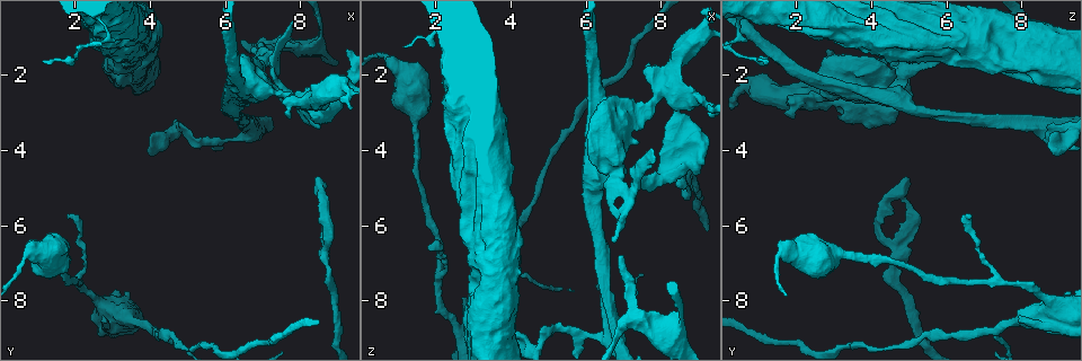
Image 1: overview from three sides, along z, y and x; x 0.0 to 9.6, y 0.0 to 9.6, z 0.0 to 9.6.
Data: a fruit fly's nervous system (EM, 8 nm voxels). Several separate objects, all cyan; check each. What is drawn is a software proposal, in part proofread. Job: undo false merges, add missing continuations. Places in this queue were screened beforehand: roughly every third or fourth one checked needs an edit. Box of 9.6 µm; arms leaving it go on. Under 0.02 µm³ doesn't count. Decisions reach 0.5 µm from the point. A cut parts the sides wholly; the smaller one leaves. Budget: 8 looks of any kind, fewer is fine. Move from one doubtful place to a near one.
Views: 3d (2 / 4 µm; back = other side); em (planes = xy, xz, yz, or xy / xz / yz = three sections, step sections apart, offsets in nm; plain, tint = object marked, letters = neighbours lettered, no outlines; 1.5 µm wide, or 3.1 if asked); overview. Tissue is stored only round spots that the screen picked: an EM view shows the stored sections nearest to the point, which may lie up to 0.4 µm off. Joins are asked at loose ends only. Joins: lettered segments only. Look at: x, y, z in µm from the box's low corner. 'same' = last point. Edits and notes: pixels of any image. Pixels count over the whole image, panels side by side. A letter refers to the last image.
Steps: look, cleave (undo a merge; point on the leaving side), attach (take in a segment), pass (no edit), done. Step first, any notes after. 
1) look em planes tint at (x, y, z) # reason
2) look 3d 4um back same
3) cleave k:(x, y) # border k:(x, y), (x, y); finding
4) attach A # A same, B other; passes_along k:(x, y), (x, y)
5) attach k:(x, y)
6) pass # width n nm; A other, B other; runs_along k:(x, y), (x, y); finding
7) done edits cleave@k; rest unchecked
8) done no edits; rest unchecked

look em yz step 4 letters at (6.95, 1.70, 4.40) # branch stops here

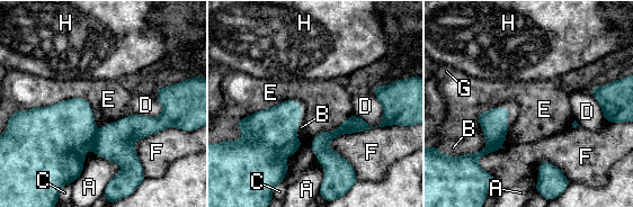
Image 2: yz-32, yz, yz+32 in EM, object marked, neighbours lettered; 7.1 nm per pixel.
cleave 2:(114, 142) # A other, B other, C other, D other, E other, F other, G other, H other; border 2:(98, 132), (95, 152); two neurons meet here

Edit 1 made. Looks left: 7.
look em planes letters at (8.45, 4.80, 4.95) # branch stops here

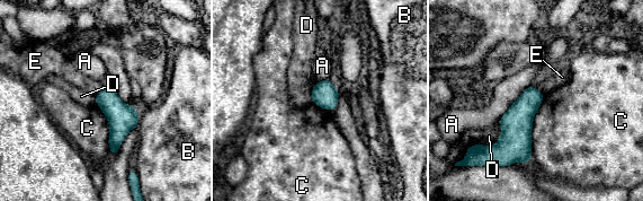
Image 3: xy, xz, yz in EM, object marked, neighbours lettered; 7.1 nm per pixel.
pass # width 180 nm; A other, B other, C other, D other, E other; border 3:(544, 95), (533, 120), (529, 162); no lettered segment goes on from it

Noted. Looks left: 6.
look em xy step 4 letters at (8.55, 2.20, 2.05) # free end

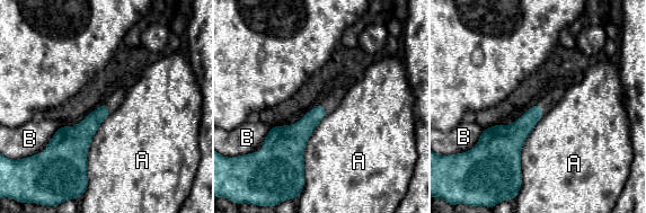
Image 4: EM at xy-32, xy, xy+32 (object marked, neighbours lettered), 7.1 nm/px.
pass # longest_contact A 550 nm; A other, B other; border 4:(111, 113), (91, 140), (87, 183); no lettered segment goes on from it

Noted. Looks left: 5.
done edits cleave@2; rest unchecked

